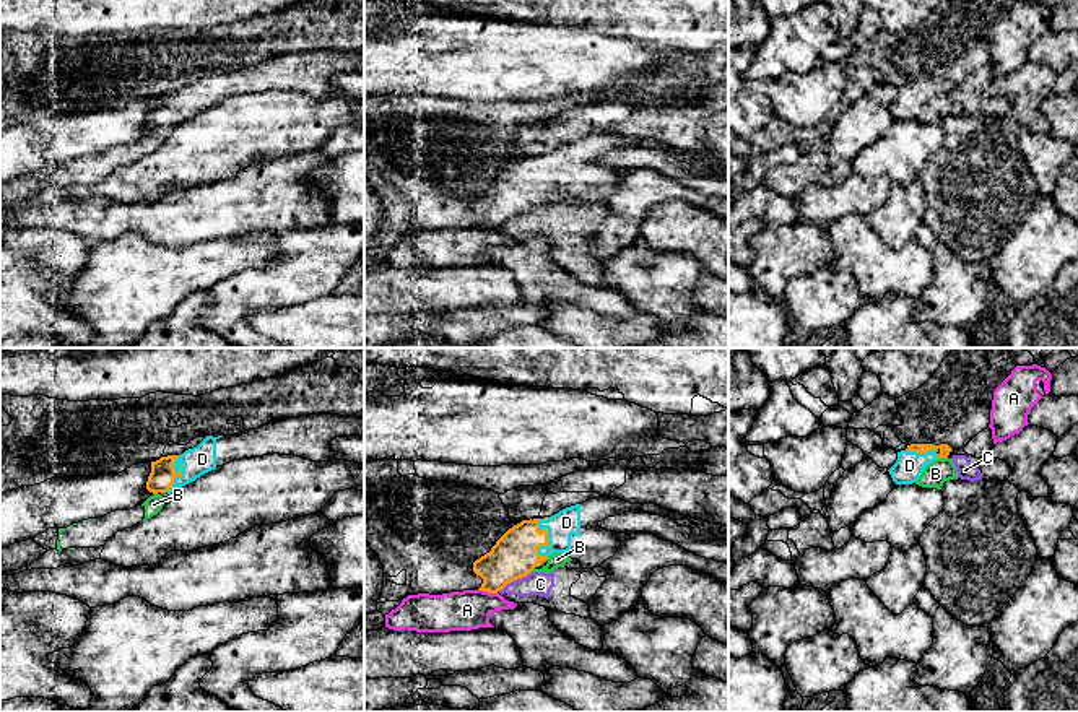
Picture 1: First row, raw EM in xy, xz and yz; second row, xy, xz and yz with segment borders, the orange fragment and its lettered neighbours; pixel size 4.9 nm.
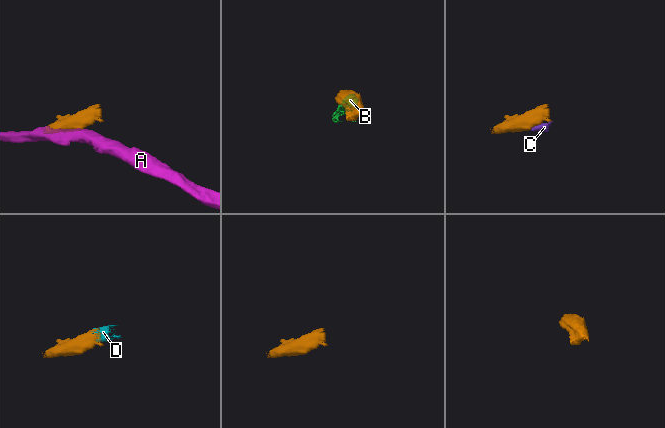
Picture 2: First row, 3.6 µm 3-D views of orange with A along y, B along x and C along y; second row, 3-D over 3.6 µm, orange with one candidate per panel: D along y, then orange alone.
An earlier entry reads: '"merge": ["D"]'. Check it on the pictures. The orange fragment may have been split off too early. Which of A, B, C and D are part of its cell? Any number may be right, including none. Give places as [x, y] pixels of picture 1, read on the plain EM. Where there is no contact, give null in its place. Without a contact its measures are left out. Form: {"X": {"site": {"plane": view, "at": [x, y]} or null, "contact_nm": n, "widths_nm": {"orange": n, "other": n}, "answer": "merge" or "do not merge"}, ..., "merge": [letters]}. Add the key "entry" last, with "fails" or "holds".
{"A": {"site": {"plane": "xz", "at": [488, 226]}, "contact_nm": 100, "widths_nm": {"orange": 220, "other": 200}, "answer": "do not merge"}, "B": {"site": {"plane": "yz", "at": [942, 93]}, "contact_nm": 60, "widths_nm": {"orange": 60, "other": 120}, "answer": "do not merge"}, "C": {"site": {"plane": "xz", "at": [514, 215]}, "contact_nm": 190, "widths_nm": {"orange": 220, "other": 120}, "answer": "do not merge"}, "D": {"site": {"plane": "xz", "at": [547, 173]}, "contact_nm": 200, "widths_nm": {"orange": 220, "other": 140}, "answer": "merge"}, "merge": ["D"], "entry": "holds"}

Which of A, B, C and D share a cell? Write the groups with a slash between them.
A / B C / D

